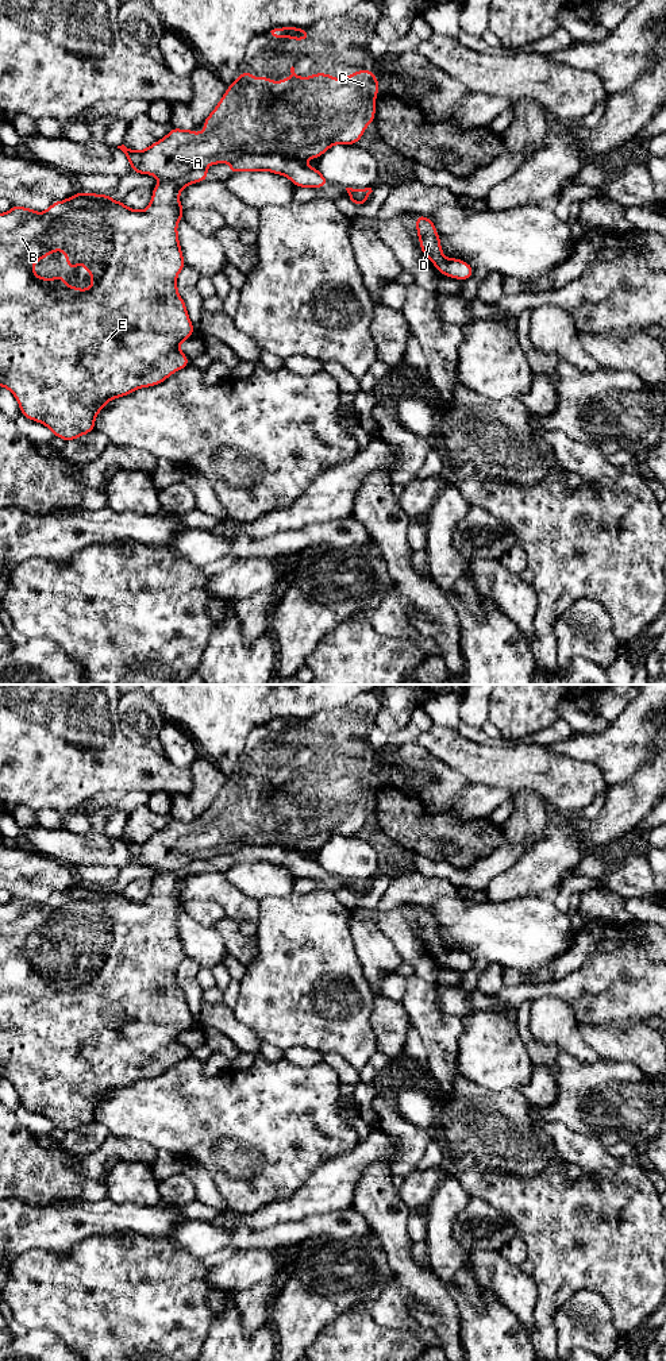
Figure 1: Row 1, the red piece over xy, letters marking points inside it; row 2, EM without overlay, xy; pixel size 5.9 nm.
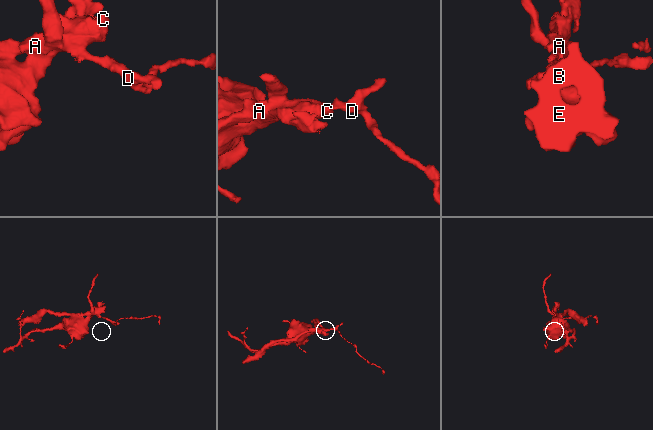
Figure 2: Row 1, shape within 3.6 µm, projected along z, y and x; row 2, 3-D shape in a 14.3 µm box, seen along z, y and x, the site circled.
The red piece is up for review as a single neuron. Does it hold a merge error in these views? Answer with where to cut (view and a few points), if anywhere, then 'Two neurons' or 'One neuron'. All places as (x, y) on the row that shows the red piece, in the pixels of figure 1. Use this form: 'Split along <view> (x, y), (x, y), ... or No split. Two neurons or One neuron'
Split along xy (296, 158), (260, 153), (243, 154), (233, 161). Two neurons

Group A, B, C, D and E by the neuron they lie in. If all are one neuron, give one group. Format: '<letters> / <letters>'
A C / B D E

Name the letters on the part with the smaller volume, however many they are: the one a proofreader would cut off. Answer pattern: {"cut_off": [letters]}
{"cut_off": ["A", "C"]}

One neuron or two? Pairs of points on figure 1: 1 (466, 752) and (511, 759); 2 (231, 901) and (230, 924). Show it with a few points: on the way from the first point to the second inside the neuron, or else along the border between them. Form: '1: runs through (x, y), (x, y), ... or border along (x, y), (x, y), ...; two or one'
1: runs through (477, 759), (500, 759); one
2: border along (226, 914), (237, 922); two

